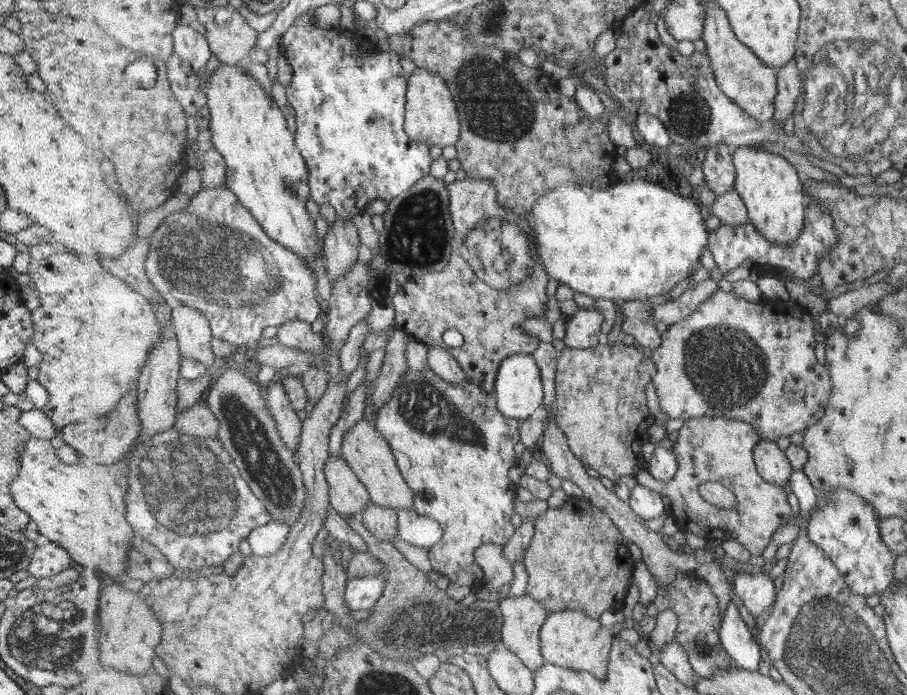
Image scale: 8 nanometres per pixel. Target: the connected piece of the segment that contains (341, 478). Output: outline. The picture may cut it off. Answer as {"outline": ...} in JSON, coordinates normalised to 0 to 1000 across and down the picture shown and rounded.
{"outline":[[[364,655],[359,672],[364,725],[378,745],[398,741],[410,721],[406,702],[376,655]]]}

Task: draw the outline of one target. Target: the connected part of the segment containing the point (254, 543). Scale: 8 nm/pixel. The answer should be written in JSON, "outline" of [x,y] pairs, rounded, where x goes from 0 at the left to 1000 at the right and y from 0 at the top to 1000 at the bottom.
{"outline":[[[299,750],[283,758],[273,771],[272,778],[281,799],[293,801],[308,794],[316,780],[321,755],[312,750]]]}

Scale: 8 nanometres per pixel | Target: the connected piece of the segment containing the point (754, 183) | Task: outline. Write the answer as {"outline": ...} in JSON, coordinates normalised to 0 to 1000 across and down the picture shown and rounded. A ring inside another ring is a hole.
{"outline":[[[819,209],[808,217],[811,239],[811,275],[824,295],[826,321],[830,322],[850,351],[872,357],[888,328],[892,285],[885,255],[879,242],[861,222],[846,219],[830,209]]]}

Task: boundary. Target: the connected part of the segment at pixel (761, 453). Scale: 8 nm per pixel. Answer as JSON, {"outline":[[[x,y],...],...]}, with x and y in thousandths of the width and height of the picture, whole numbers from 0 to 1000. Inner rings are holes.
{"outline":[[[839,633],[834,642],[834,672],[838,683],[848,695],[863,701],[872,688],[872,663],[867,649],[861,647],[854,635]]]}

